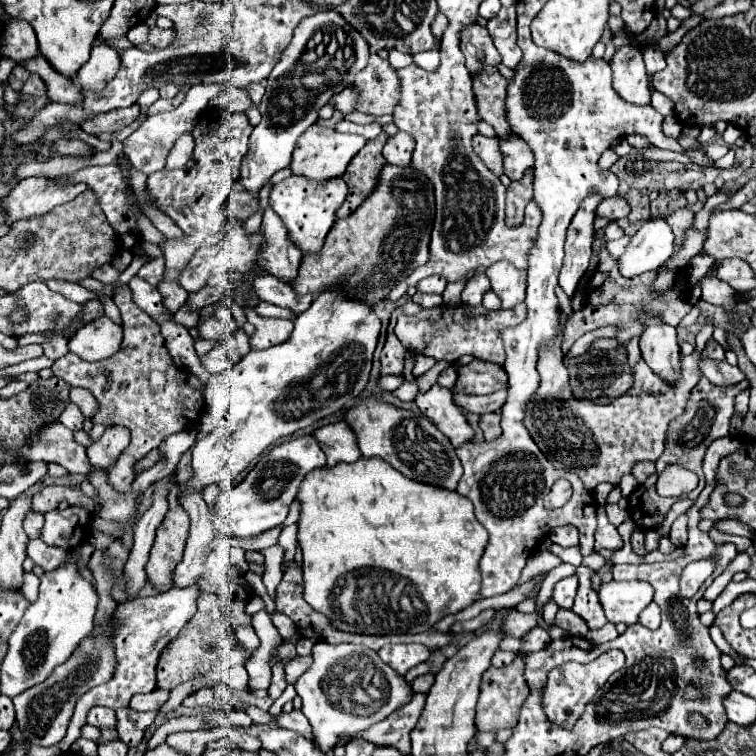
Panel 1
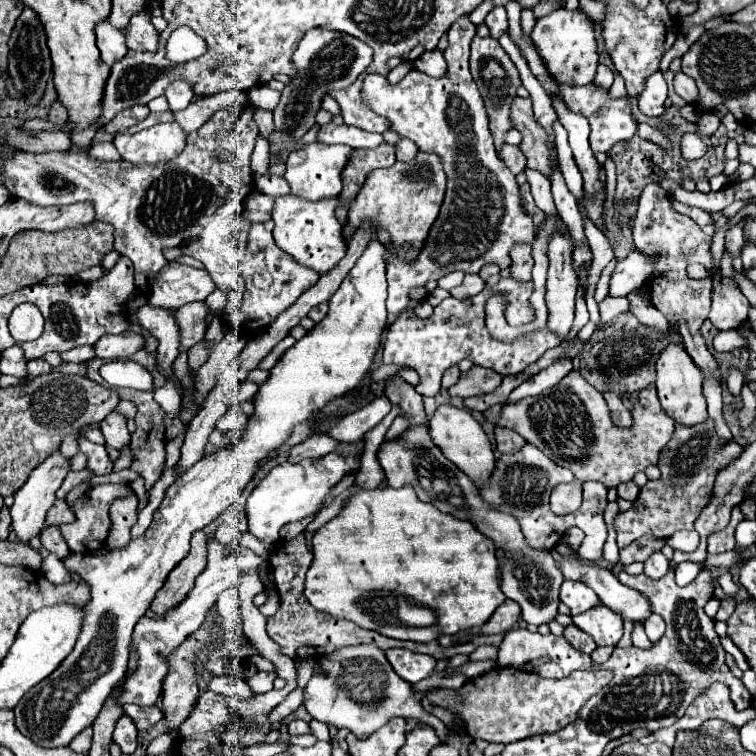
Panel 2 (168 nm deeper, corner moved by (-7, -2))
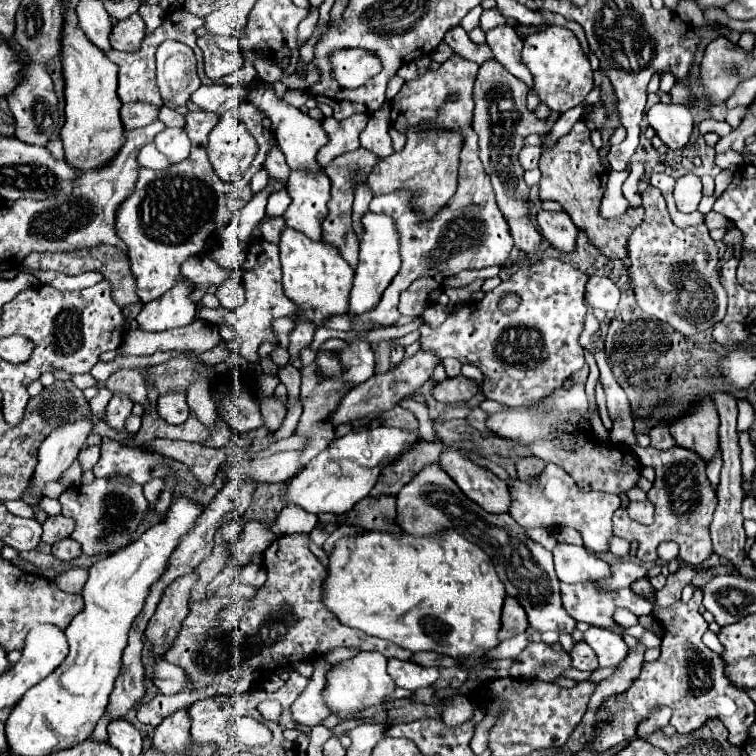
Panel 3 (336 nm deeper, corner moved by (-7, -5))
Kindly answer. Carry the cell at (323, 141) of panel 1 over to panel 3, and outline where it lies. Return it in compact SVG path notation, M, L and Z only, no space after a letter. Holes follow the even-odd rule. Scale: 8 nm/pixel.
M293 170L287 184L293 202L283 214L287 226L303 232L315 242L321 242L321 224L327 216L327 202L331 196L329 188L329 178L323 172L309 176L309 172Z

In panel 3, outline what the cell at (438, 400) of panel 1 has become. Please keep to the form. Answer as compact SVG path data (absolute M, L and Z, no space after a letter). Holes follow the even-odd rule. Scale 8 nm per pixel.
M455 448L443 452L439 464L465 492L465 496L471 498L475 504L479 504L485 512L489 514L509 512L511 506L509 486L501 482L493 472L467 460Z

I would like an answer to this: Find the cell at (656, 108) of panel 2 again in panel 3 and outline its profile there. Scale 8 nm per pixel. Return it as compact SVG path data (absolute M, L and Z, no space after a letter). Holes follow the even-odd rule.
M657 102L655 106L649 108L647 118L649 126L655 130L655 134L669 150L681 150L689 144L695 122L687 108L681 108L677 104Z

